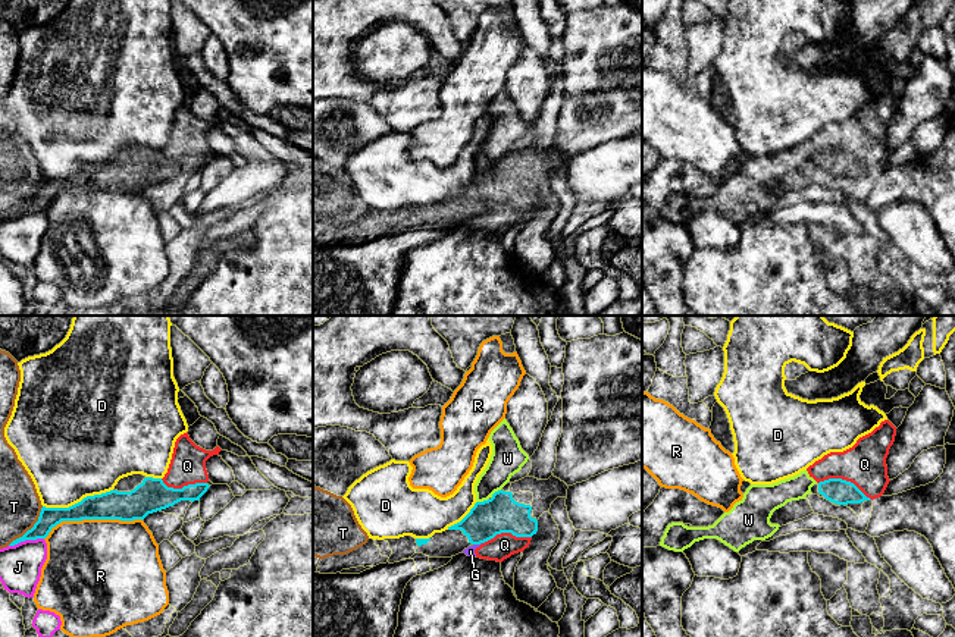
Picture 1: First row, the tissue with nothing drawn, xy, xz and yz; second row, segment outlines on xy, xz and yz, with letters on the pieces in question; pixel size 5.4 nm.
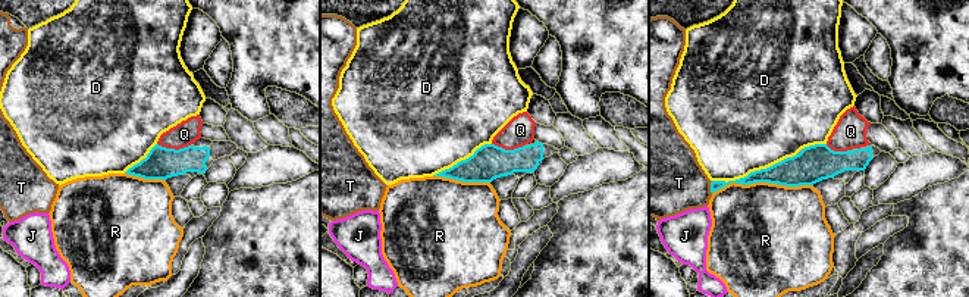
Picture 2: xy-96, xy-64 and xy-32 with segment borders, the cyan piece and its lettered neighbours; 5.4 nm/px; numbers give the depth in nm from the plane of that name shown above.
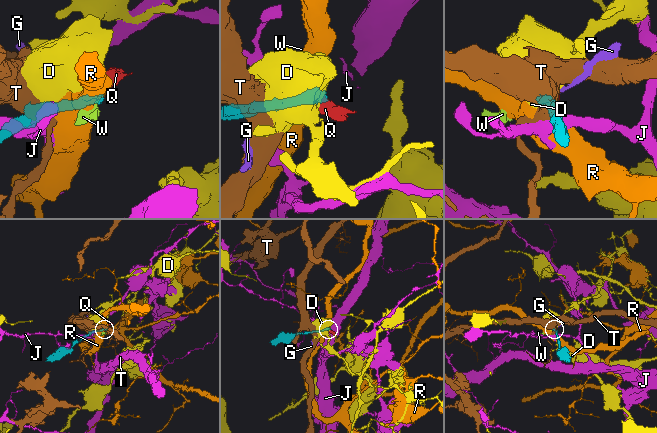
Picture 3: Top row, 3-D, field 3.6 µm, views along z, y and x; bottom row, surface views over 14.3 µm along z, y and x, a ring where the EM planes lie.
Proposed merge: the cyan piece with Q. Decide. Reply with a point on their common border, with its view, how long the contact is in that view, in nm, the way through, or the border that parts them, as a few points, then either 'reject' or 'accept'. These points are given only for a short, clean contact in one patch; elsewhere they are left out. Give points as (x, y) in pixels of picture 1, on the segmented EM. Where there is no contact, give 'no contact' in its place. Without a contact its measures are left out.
meets cyan in yz at (845, 480); contact 320 nm long; border along yz (819, 482), (829, 479), (849, 480), (871, 499); reject

